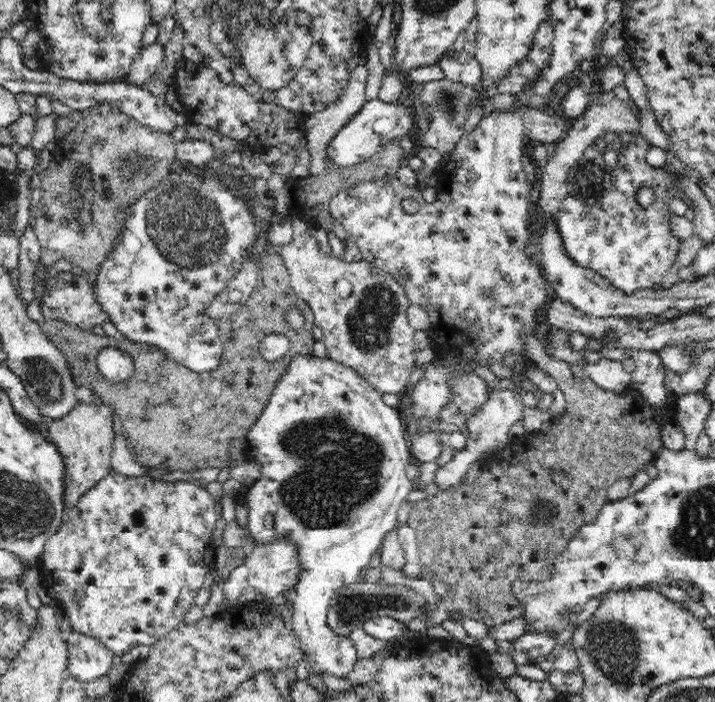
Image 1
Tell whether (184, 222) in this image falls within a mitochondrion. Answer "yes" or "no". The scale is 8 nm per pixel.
yes

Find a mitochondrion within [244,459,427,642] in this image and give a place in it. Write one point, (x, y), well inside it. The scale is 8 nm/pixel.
(351, 606)

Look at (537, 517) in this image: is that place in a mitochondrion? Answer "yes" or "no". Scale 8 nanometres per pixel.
yes

